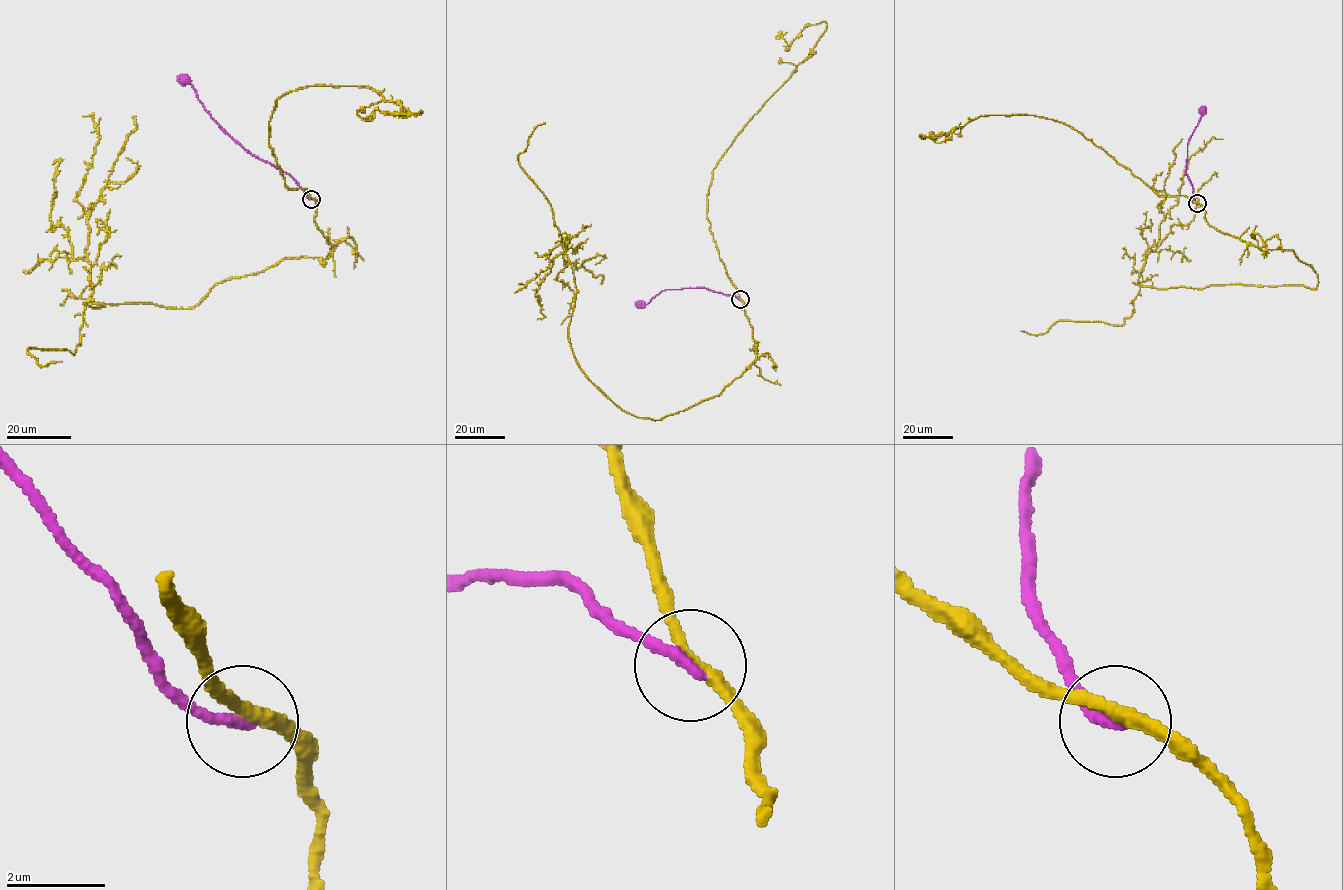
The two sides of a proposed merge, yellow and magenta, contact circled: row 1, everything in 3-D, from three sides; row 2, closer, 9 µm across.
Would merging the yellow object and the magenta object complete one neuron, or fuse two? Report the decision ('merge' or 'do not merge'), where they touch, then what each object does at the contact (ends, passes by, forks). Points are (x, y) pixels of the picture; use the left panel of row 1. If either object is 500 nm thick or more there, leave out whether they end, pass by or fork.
do not merge; at (311, 199); yellow passes by; magenta ends there

